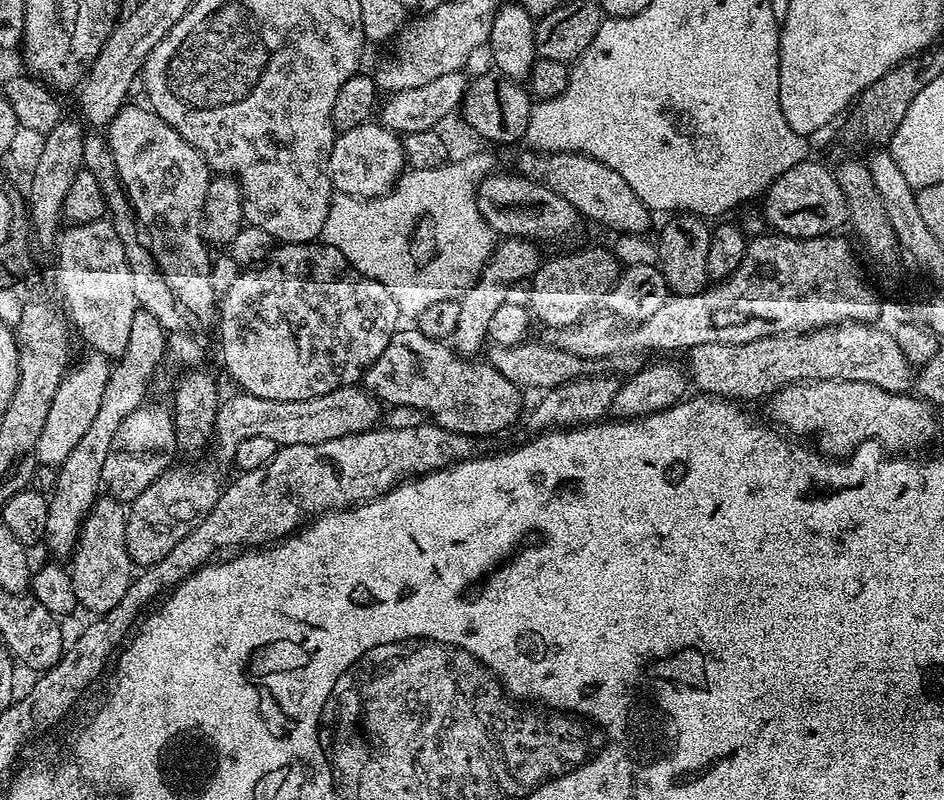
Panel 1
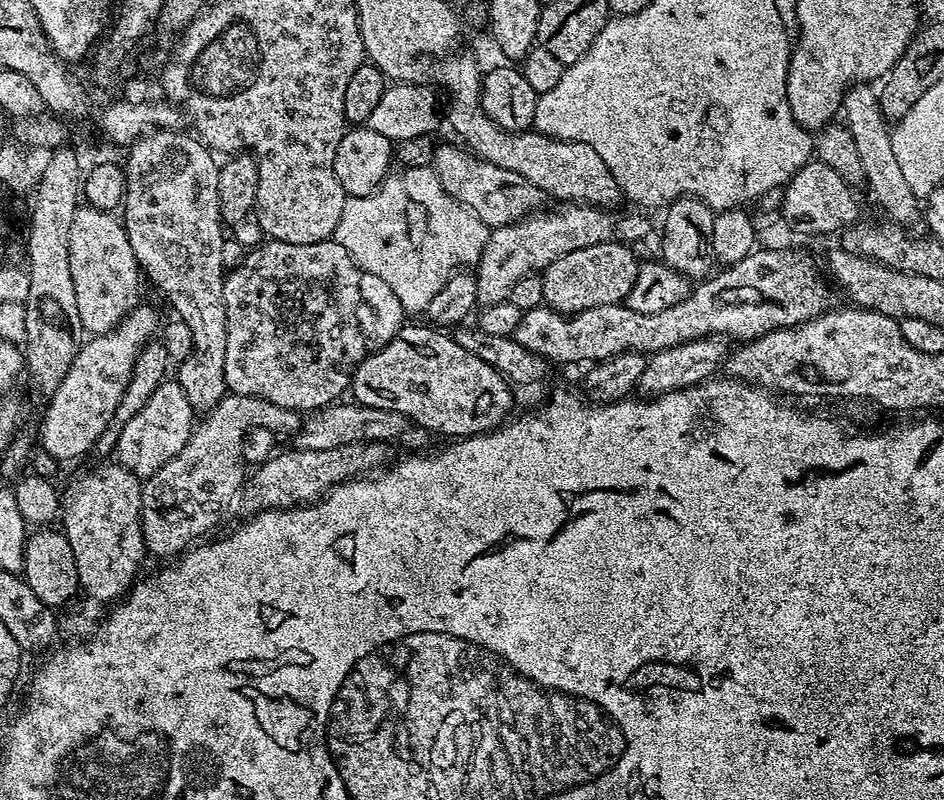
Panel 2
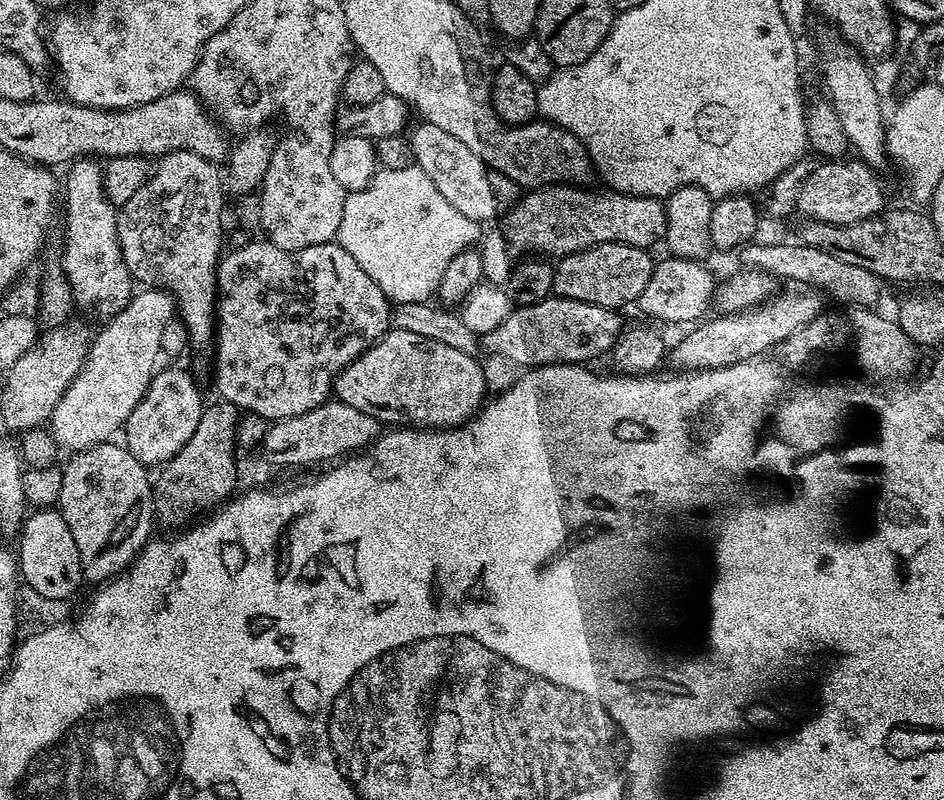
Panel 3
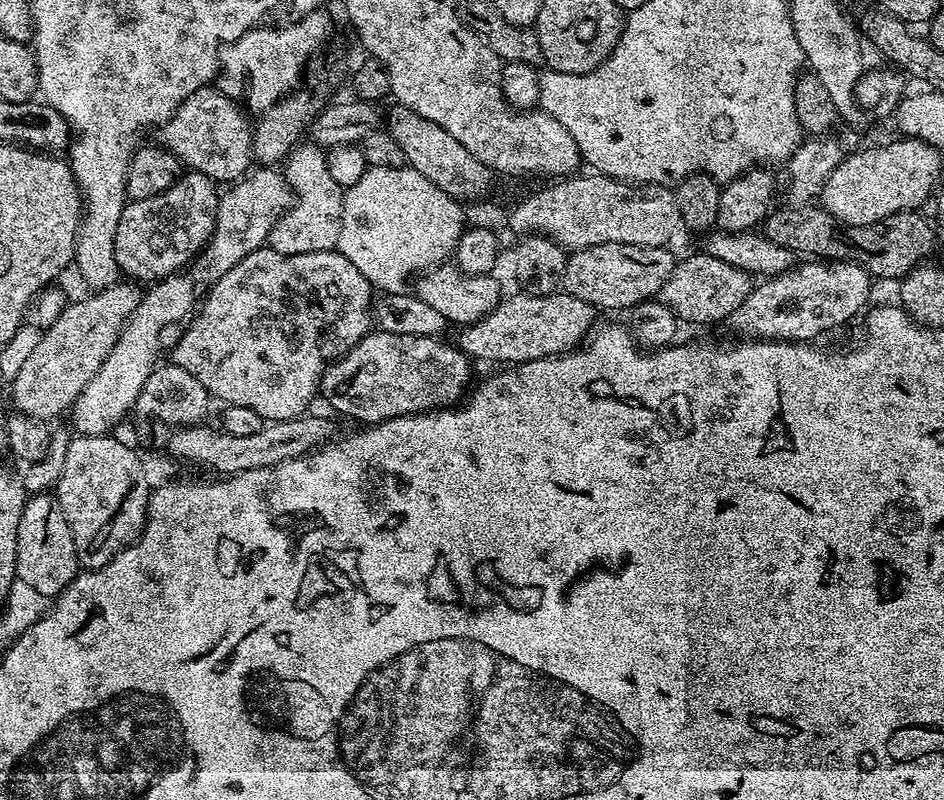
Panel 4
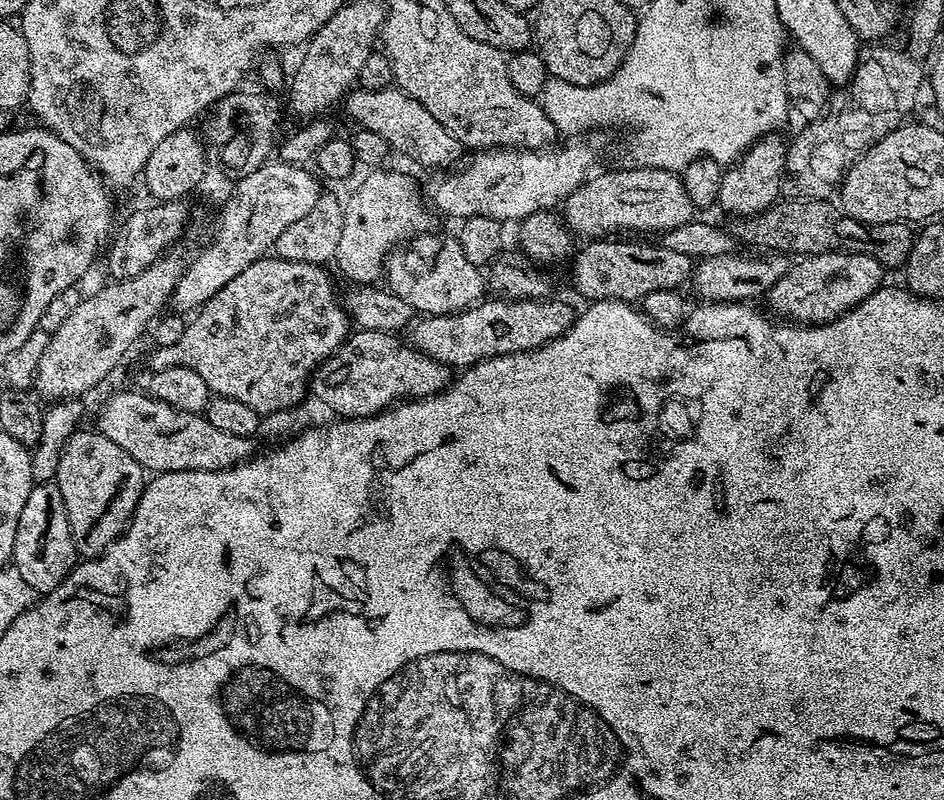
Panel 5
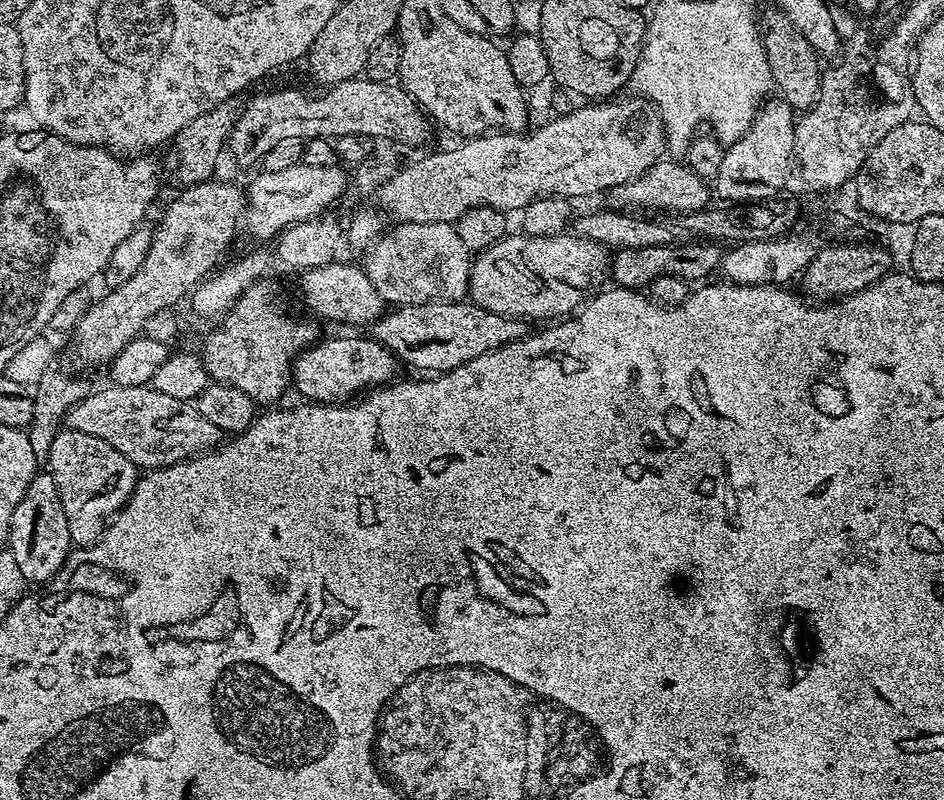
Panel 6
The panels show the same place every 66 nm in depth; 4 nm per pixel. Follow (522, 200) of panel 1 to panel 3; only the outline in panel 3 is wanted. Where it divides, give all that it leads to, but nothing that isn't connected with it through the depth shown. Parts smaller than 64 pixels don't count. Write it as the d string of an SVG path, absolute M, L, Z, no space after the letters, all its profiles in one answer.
M427 122L417 125L416 129L411 129L412 134L410 132L415 167L423 170L426 178L434 182L438 194L442 194L442 198L446 198L458 214L466 214L466 218L477 222L492 222L520 199L521 185L506 178L506 174L498 174L498 170L486 166L486 162L482 162L482 158L473 154L463 142L458 142L454 134L446 134L446 130Z

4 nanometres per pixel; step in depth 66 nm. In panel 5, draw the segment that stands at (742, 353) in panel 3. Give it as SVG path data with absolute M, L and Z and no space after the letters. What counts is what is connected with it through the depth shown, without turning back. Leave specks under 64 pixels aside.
M838 250L805 256L789 265L786 274L766 293L766 301L781 319L805 326L829 324L876 292L883 285L884 275L884 266L864 252Z

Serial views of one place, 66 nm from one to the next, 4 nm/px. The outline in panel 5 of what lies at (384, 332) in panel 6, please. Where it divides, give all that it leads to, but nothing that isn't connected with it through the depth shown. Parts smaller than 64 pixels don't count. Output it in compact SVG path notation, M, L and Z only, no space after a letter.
M485 298L460 312L443 312L440 316L425 315L417 319L410 328L412 347L448 365L449 369L463 370L471 368L480 360L534 350L558 338L574 321L571 306L553 298L495 299Z

